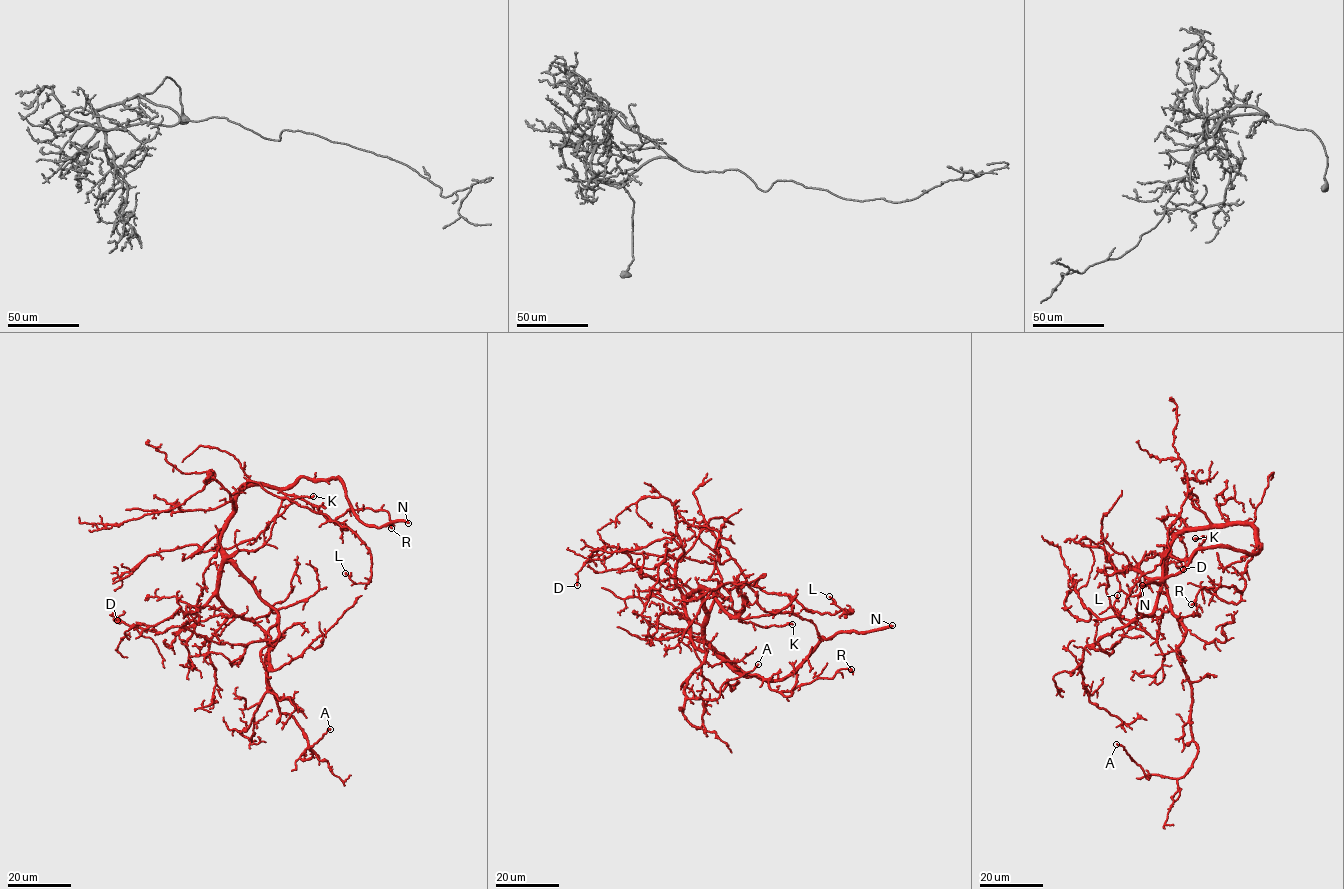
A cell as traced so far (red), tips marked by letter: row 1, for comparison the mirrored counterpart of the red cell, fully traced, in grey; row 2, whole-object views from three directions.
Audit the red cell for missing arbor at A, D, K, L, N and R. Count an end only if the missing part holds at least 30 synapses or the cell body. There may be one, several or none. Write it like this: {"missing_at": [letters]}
{"missing_at": ["N"]}

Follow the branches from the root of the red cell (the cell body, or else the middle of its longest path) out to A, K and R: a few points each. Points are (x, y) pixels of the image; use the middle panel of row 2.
A: (696, 591), (684, 609), (706, 654), (683, 690), (691, 725), (702, 724), (703, 699), (758, 664)
K: (696, 591), (702, 587), (730, 599), (735, 616), (743, 622), (766, 627), (792, 624)
R: (696, 591), (702, 586), (704, 641), (736, 668), (768, 679), (772, 690), (793, 690), (851, 669)

